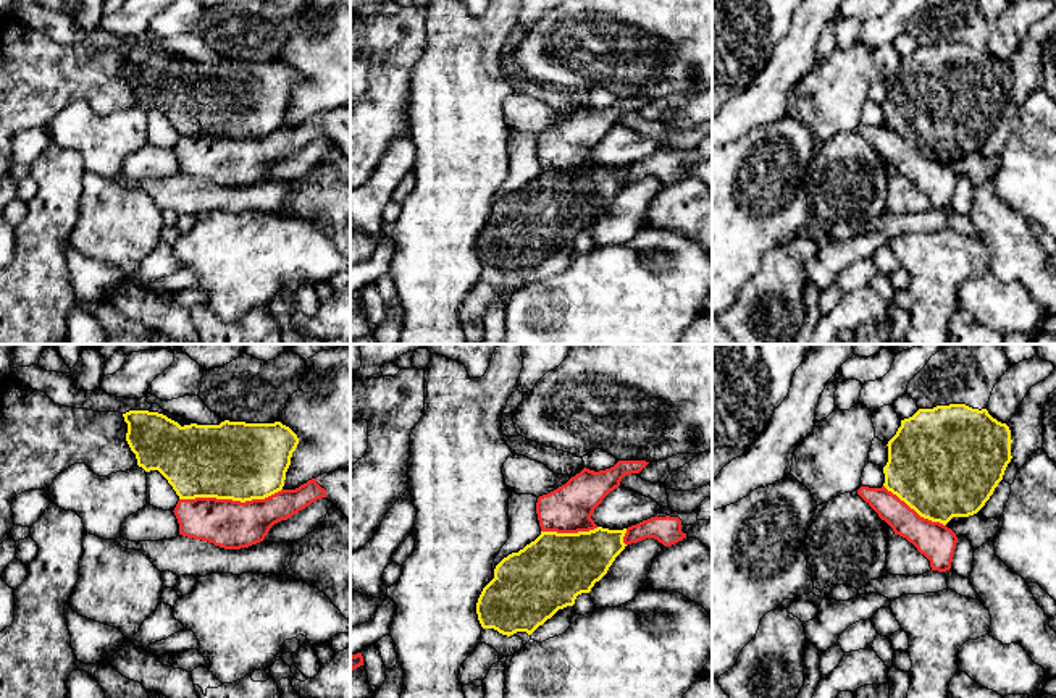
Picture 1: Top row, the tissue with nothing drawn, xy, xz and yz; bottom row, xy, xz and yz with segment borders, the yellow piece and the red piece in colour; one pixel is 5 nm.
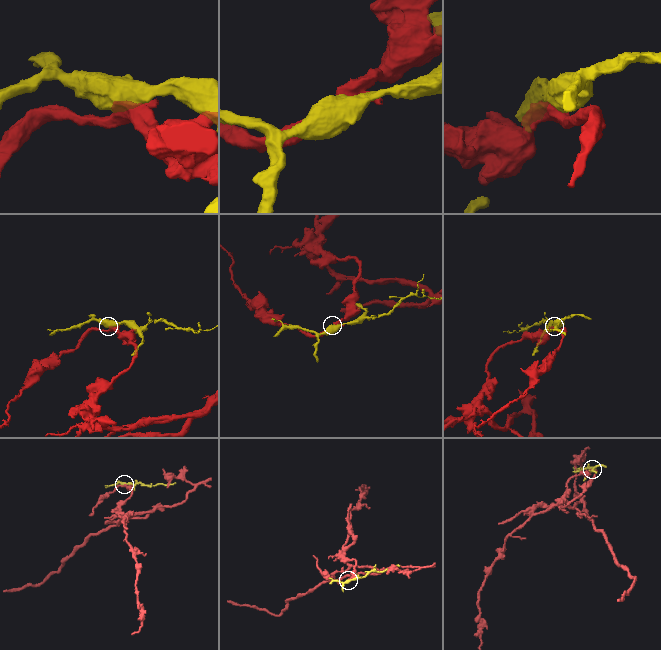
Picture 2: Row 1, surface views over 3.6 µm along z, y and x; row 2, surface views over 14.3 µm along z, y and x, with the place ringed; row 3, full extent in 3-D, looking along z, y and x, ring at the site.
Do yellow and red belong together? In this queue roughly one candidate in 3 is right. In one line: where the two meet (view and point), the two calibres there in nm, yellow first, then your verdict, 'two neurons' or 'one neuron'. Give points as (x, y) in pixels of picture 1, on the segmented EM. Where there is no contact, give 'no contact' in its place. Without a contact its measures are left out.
xy (230, 498) | 380/240 nm | two neurons

